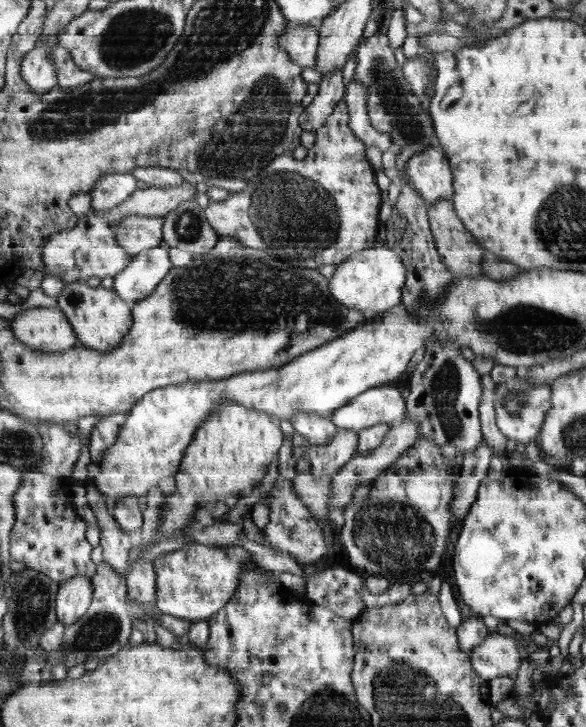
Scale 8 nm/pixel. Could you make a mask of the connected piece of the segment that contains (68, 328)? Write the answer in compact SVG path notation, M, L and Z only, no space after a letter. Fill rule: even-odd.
M33 308L11 320L17 340L45 354L61 354L79 346L79 336L63 308Z

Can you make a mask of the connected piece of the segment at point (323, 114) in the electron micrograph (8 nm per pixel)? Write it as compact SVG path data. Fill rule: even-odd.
M337 66L337 70L329 72L319 86L319 96L315 96L313 104L305 110L301 118L301 126L305 132L321 130L327 124L329 116L335 112L335 108L345 100L347 86L343 78L343 66Z

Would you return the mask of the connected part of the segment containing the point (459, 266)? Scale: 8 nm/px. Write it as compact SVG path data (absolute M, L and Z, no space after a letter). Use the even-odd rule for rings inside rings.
M451 200L431 204L429 218L437 250L443 256L443 266L451 276L479 276L483 248L475 244L475 236L463 228L455 204L451 204Z

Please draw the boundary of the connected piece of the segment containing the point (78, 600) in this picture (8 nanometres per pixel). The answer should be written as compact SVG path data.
M71 578L61 584L59 596L57 596L57 614L59 624L65 624L67 628L79 622L93 606L95 588L91 578Z

